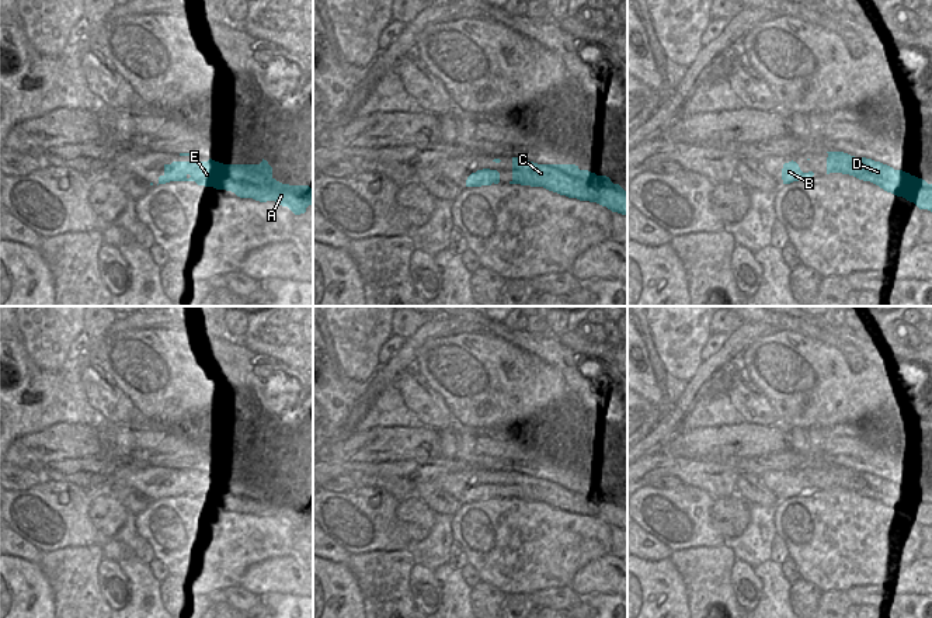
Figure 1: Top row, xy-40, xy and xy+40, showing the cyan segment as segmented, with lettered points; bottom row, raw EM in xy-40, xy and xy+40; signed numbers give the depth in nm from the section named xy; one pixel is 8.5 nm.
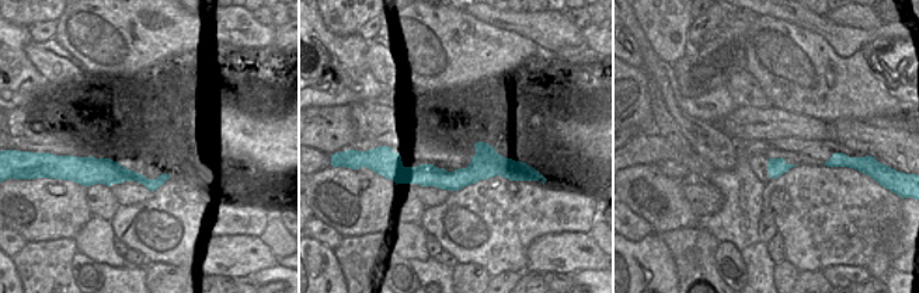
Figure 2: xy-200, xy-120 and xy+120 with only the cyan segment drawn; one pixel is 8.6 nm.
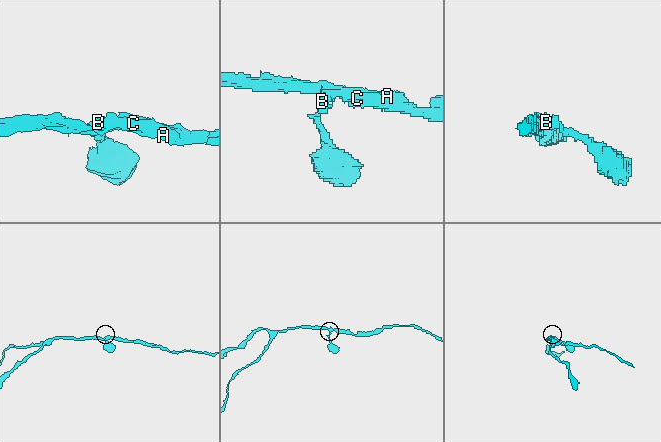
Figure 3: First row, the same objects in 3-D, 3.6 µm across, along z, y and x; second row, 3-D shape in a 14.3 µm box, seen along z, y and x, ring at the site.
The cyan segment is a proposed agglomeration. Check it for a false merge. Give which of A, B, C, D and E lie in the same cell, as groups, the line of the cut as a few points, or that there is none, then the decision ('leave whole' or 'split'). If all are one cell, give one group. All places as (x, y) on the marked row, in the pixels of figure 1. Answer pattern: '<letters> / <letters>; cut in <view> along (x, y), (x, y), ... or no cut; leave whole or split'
A C D E / B; cut in xy along (489, 170), (489, 177), (493, 181); split

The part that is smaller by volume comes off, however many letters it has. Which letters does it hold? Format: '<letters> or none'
B

